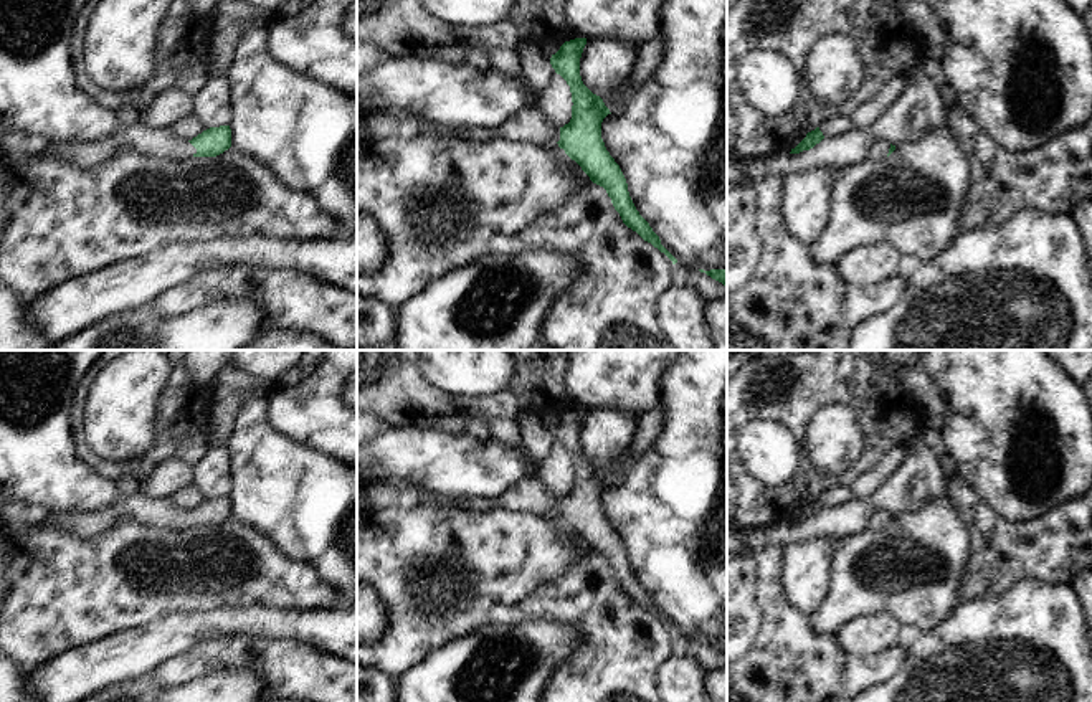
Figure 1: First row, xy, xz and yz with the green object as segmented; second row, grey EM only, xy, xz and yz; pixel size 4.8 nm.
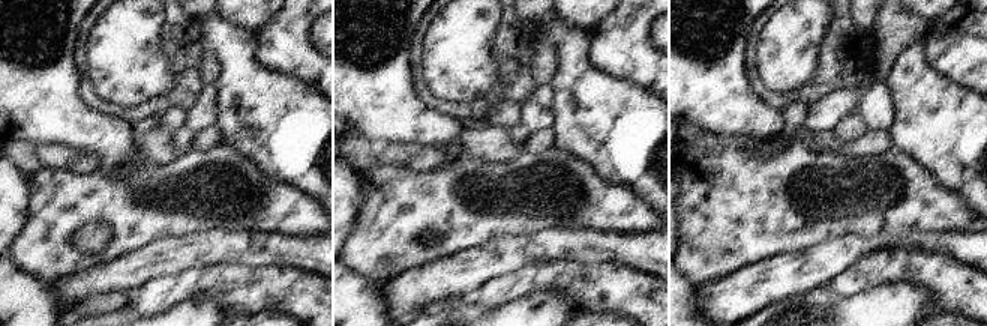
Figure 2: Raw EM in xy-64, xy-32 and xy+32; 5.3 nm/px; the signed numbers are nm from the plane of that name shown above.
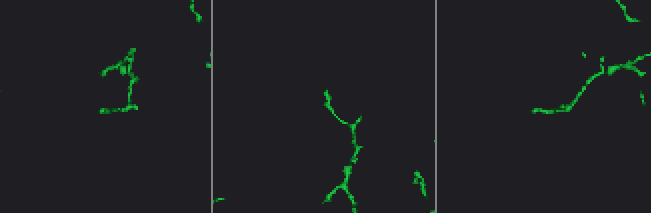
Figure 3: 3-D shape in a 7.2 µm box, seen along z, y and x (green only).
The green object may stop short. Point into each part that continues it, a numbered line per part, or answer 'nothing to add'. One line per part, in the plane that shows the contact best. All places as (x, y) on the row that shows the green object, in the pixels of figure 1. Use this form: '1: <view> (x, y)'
1: xy (166, 144)

